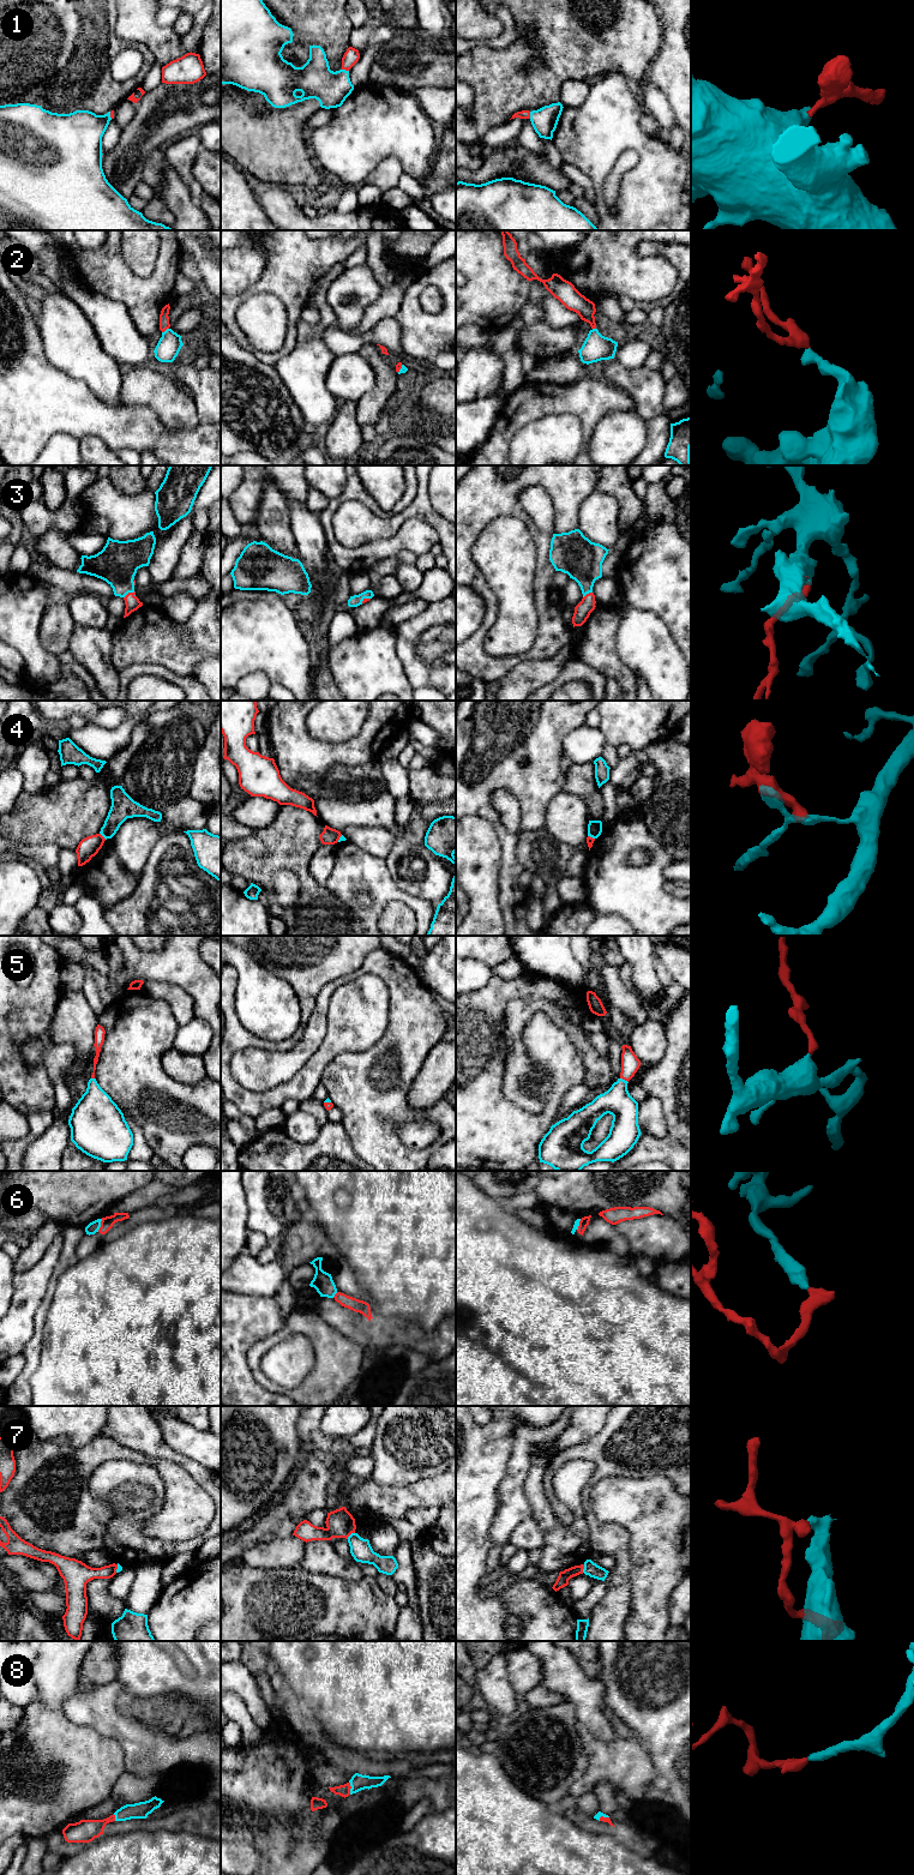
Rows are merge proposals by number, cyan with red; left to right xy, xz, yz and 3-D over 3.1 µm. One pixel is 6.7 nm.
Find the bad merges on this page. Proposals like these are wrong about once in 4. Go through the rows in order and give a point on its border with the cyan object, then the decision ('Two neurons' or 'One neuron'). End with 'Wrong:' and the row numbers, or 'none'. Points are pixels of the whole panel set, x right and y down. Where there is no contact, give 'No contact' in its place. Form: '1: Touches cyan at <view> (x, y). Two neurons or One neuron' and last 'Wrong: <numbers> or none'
1: Touches cyan at xz (344, 70). One neuron
2: Touches cyan at xy (166, 330). One neuron
3: Touches cyan at xy (128, 592). One neuron
4: Touches cyan at xy (103, 836). Two neurons
5: Touches cyan at yz (624, 1080). One neuron
6: Touches cyan at xy (100, 1225). Two neurons
7: Touches cyan at xz (350, 1534). Two neurons
8: Touches cyan at xz (352, 1788). One neuron
Wrong: 4, 6, 7

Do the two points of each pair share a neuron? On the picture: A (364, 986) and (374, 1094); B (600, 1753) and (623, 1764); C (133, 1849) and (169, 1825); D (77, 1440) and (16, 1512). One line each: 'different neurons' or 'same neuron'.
A: different neurons
B: same neuron
C: different neurons
D: different neurons

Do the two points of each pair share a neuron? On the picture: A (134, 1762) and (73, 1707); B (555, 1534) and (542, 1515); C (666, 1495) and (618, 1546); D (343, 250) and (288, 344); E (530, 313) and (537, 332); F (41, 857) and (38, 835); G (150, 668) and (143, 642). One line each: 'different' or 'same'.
A: same
B: same
C: different
D: same
E: same
F: different
G: different

